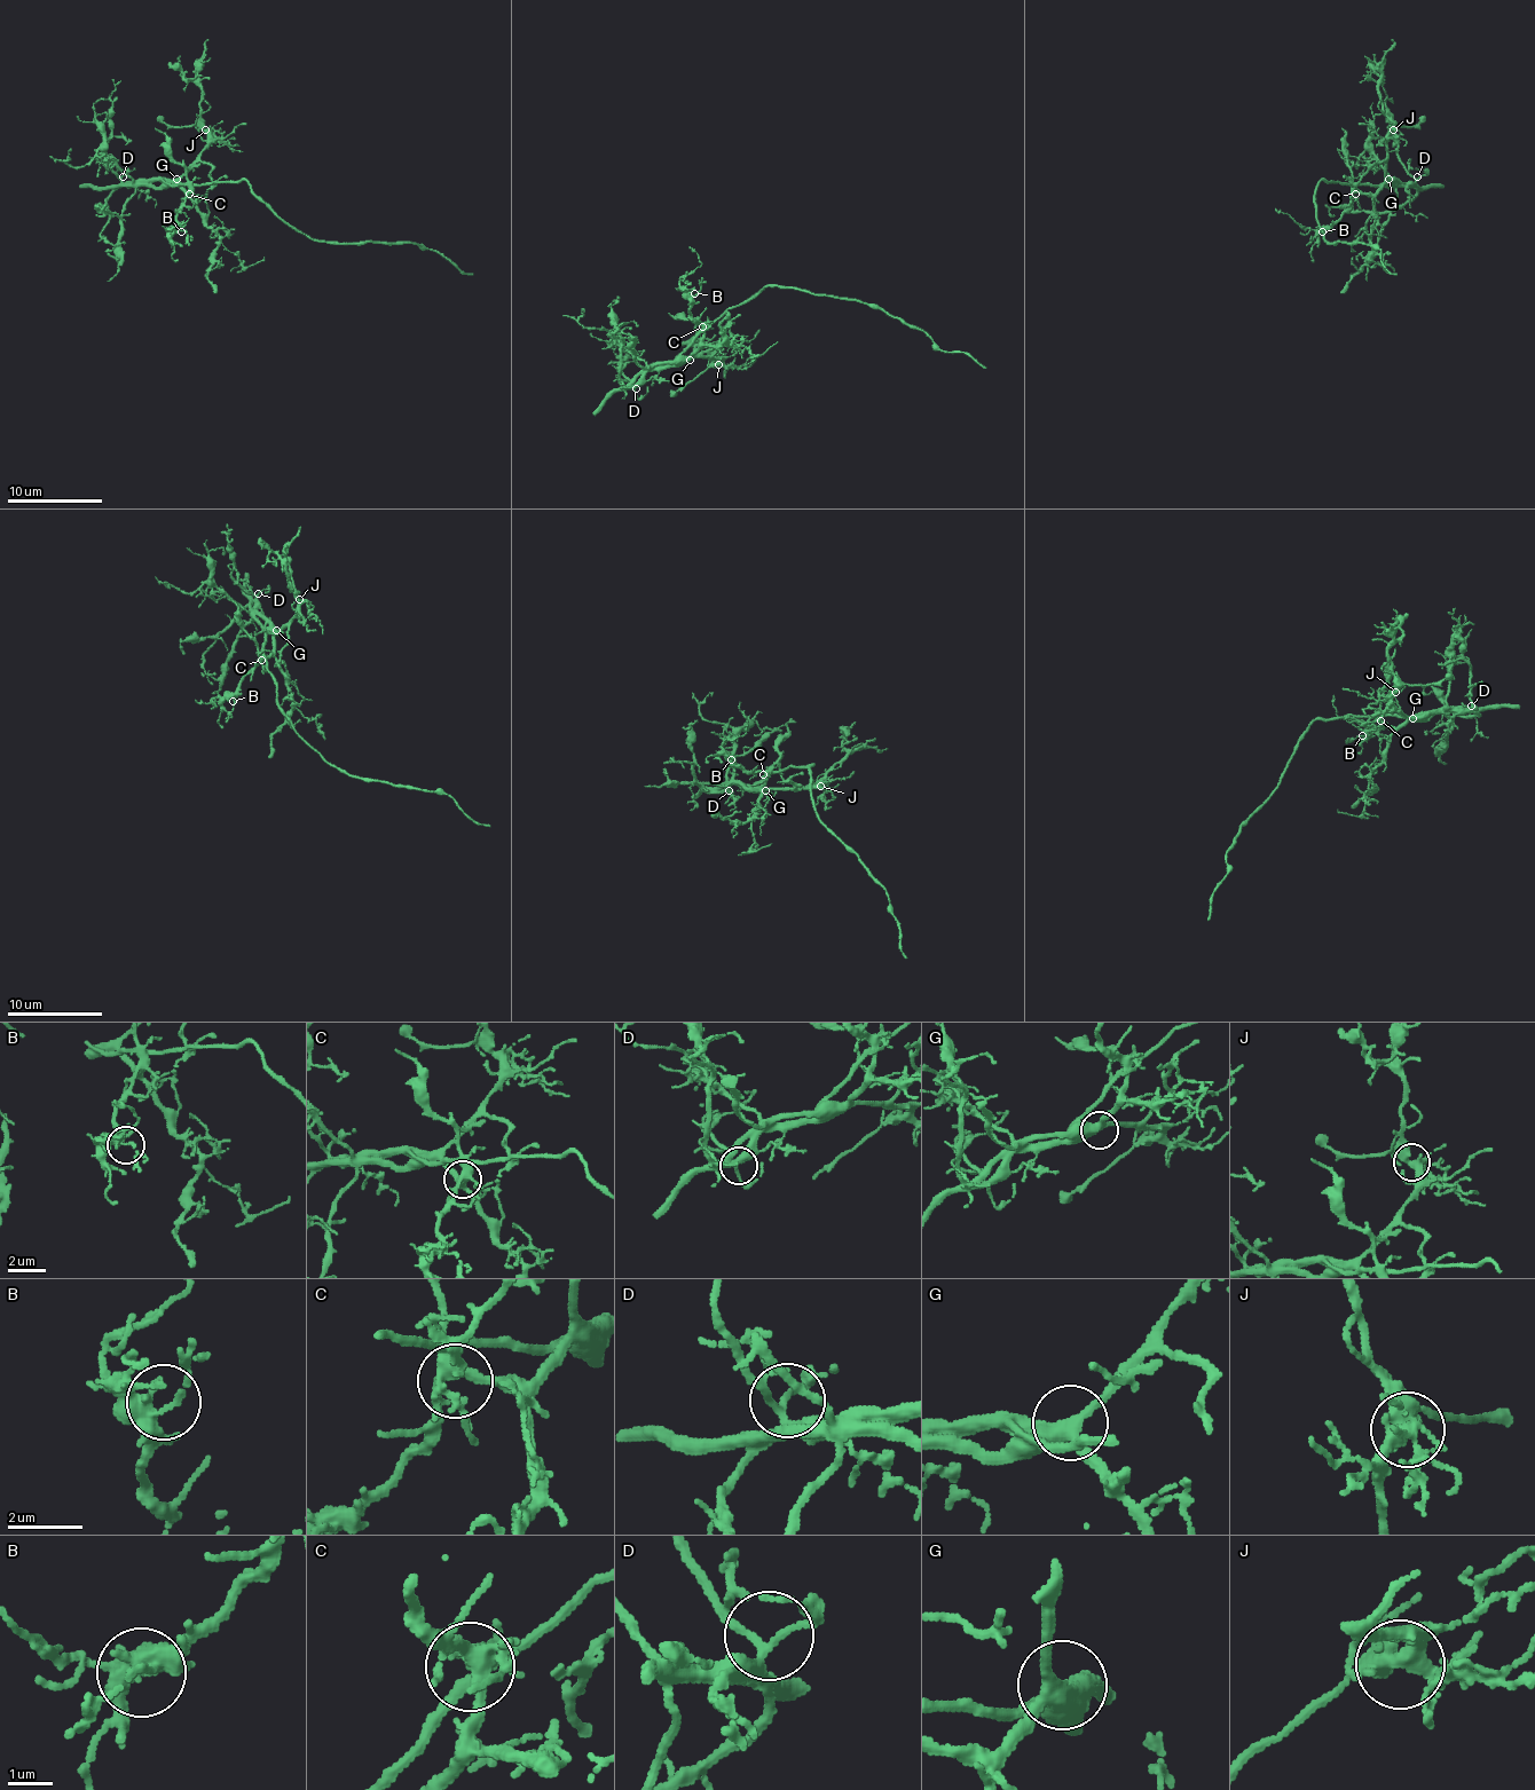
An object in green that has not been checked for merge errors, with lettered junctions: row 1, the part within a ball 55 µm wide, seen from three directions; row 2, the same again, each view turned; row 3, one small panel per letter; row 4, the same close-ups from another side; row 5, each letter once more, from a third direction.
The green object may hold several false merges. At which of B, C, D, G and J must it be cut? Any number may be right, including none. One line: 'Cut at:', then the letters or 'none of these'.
Cut at: none of these

